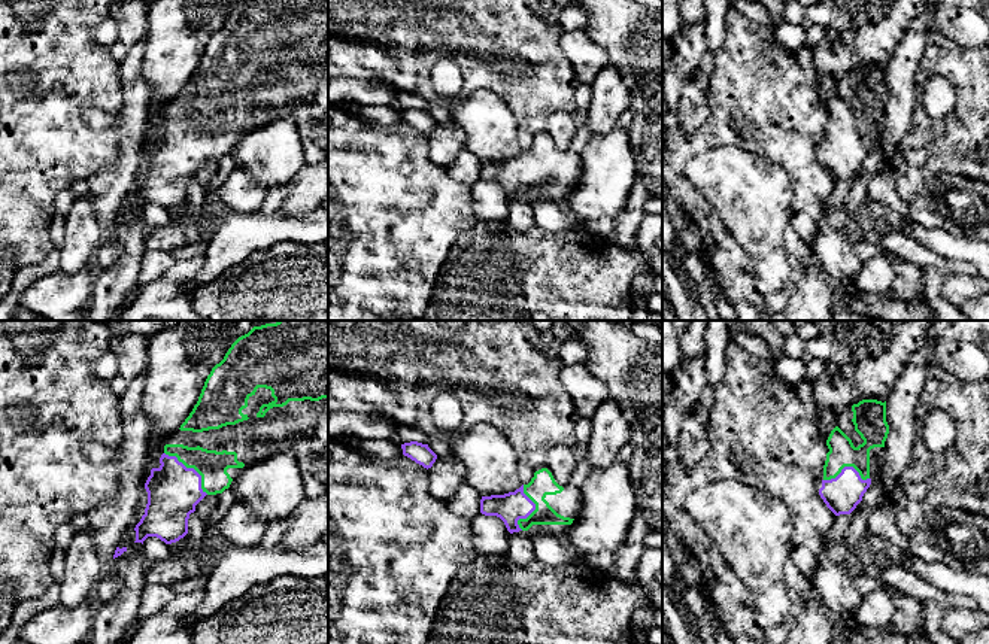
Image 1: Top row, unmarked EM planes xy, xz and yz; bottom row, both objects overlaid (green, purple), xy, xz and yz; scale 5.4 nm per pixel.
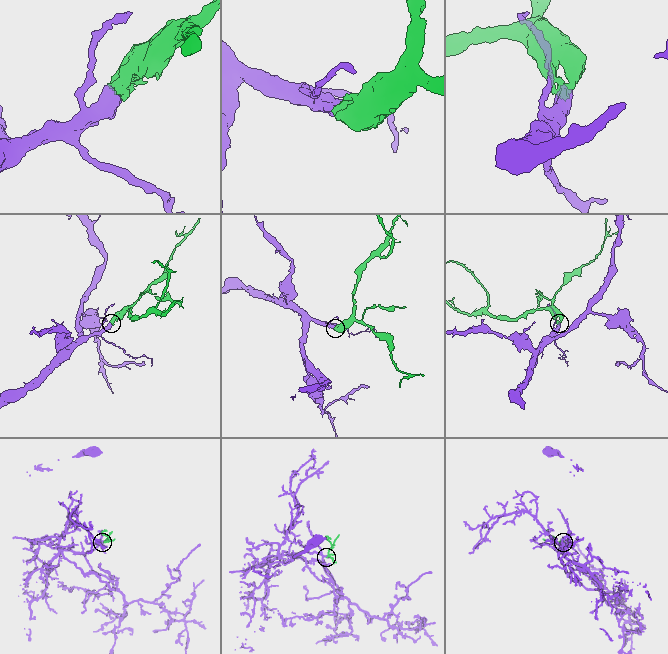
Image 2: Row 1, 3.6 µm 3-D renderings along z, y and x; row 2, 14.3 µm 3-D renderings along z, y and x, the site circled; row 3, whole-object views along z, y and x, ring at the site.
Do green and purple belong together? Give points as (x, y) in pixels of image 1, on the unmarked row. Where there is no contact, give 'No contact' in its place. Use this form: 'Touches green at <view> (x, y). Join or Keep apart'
Touches green at xy (191, 133). Join

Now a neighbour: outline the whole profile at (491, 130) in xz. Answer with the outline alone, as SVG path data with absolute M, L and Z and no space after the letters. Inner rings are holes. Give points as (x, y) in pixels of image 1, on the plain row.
M480 88L449 113L465 133L464 149L482 162L504 161L522 152L518 119L494 91Z

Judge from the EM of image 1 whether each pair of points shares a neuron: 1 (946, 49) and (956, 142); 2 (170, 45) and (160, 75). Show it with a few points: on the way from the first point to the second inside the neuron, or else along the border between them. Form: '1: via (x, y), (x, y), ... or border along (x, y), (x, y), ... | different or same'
1: via (964, 72), (967, 75), (967, 120) | same
2: via (173, 52), (167, 67) | same

